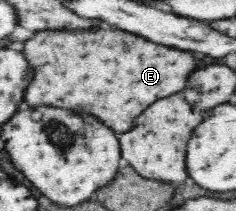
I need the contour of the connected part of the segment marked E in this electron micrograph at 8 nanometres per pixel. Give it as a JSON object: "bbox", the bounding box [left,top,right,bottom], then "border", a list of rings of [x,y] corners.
{"bbox":[23,31,197,133],"border":[[[41,31],[35,33],[29,41],[25,41],[23,57],[27,59],[33,79],[25,87],[23,99],[29,107],[61,107],[83,111],[97,117],[103,125],[111,127],[115,133],[127,133],[133,127],[135,117],[139,117],[155,99],[173,95],[185,89],[187,77],[197,67],[193,53],[183,53],[177,49],[169,49],[163,45],[155,45],[151,41],[143,41],[137,35],[127,31]]]}

